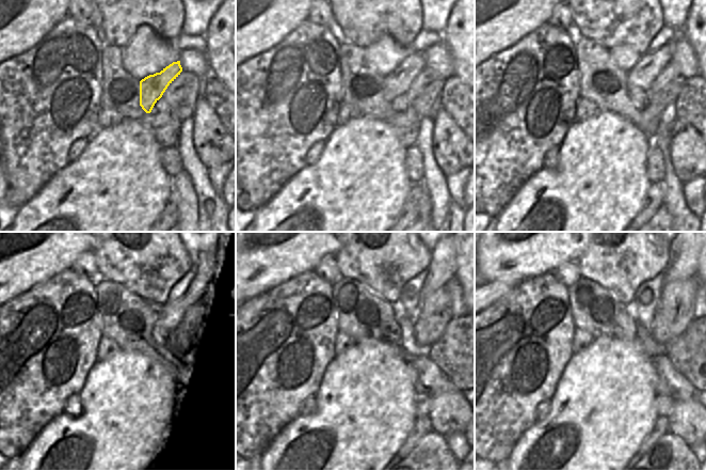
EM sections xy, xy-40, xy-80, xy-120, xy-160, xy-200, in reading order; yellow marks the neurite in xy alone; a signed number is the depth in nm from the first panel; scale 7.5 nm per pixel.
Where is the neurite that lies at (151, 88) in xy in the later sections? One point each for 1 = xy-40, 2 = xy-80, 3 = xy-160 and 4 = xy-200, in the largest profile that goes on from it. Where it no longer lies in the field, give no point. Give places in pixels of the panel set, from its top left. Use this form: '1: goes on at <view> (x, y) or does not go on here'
1: goes on at xy-40 (398, 81)
2: goes on at xy-80 (642, 75)
3: goes on at xy-160 (442, 268)
4: goes on at xy-200 (684, 253)

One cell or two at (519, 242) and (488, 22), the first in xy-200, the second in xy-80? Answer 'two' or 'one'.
one

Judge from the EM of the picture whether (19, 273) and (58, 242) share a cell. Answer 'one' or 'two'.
one

